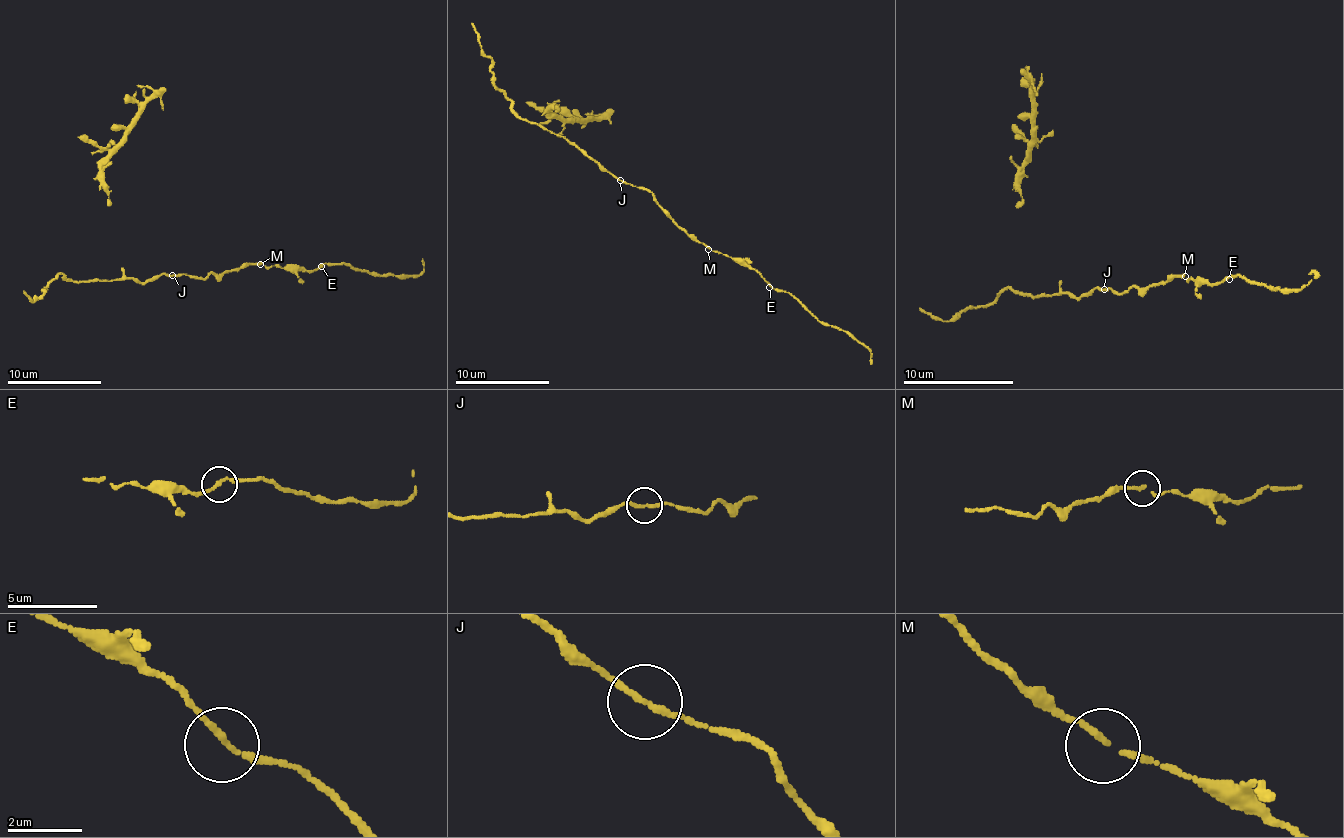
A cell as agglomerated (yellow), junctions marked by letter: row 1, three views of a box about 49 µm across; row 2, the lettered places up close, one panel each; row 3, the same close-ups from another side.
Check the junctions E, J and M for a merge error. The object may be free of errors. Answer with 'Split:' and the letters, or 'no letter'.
Split: no letter

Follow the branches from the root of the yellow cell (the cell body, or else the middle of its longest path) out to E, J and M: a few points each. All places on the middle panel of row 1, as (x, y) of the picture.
E: (637, 188), (644, 188), (689, 235), (694, 235), (713, 251), (746, 261), (769, 287)
J: (637, 188), (621, 181)
M: (637, 188), (644, 188), (689, 235), (694, 235), (708, 249)

